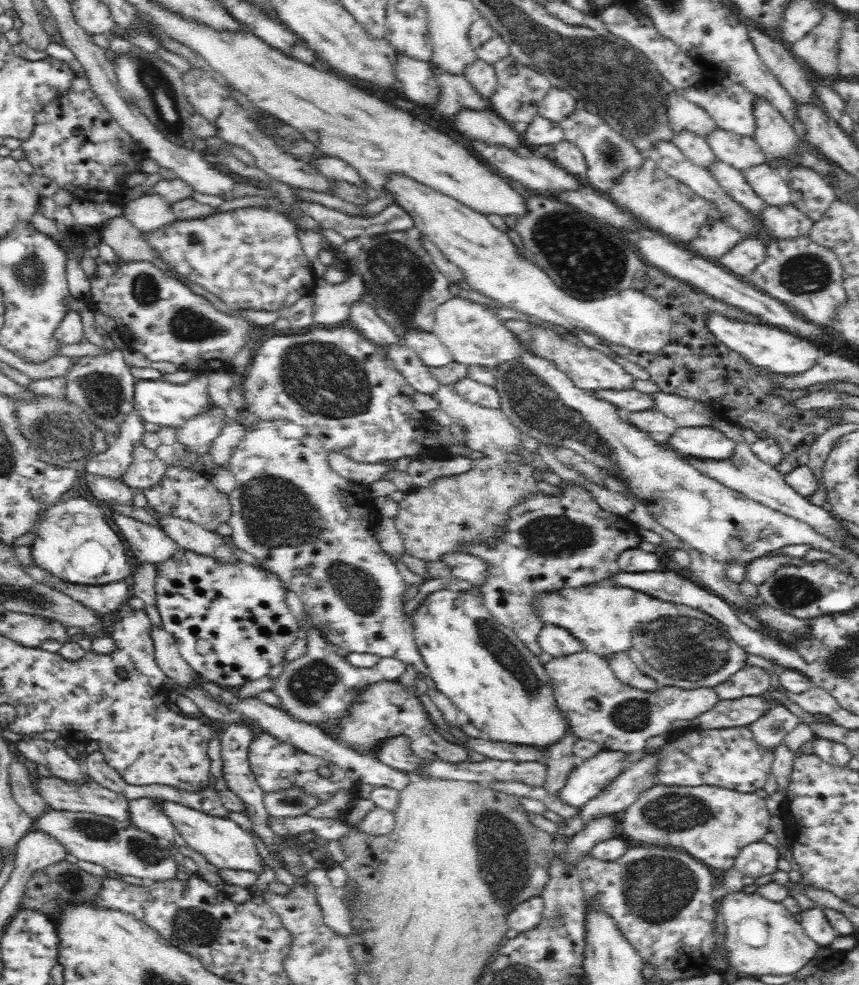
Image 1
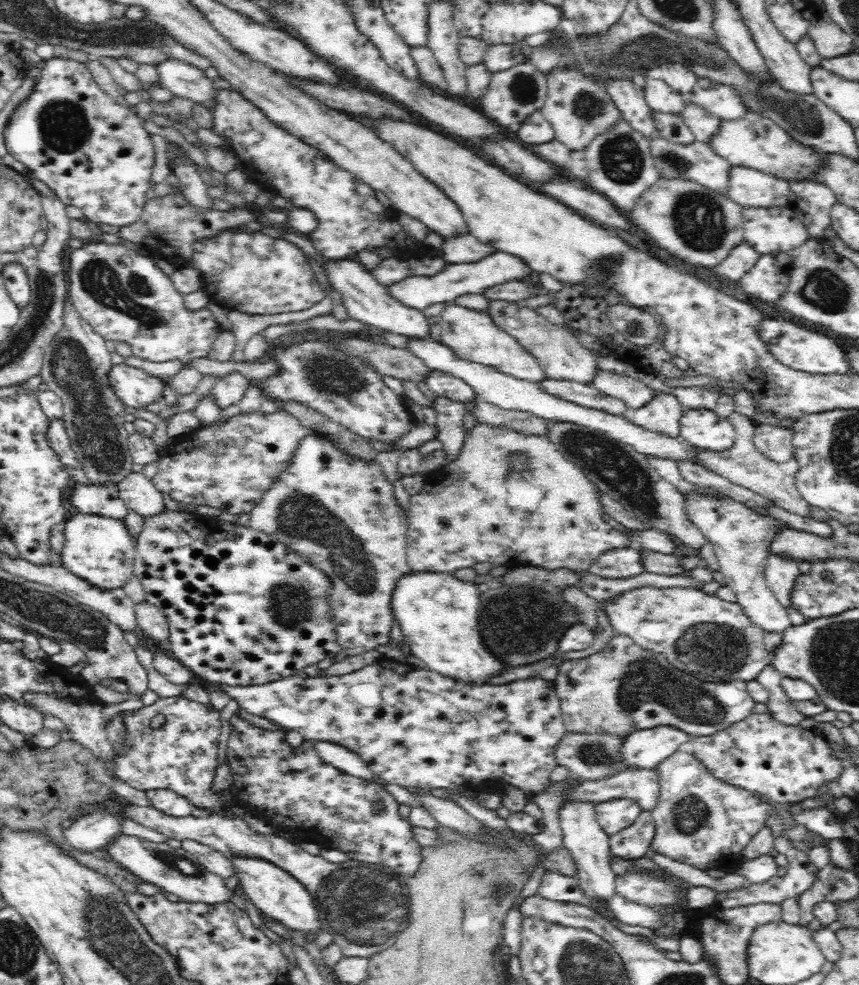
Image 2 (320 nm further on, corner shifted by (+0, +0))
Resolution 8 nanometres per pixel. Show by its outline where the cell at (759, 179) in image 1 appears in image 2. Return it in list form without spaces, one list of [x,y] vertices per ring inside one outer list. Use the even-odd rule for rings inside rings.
[[[731,166],[728,197],[743,207],[772,208],[788,205],[790,181],[754,169]]]

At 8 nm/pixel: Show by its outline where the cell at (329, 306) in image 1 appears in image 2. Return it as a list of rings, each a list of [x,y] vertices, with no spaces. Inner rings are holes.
[[[497,251],[490,256],[486,256],[480,262],[466,264],[447,265],[434,276],[410,276],[393,282],[385,286],[386,292],[398,303],[402,303],[409,308],[418,310],[438,304],[454,304],[454,301],[461,295],[481,292],[489,286],[500,284],[504,281],[520,280],[522,277],[530,275],[530,268],[522,259],[516,256]]]

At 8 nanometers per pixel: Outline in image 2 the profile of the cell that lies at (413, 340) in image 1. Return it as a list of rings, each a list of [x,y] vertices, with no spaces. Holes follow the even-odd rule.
[[[352,258],[336,260],[324,264],[325,274],[337,292],[342,296],[347,314],[351,319],[370,324],[384,333],[401,334],[410,339],[427,339],[430,336],[430,324],[425,314],[418,309],[398,303],[386,292],[385,286],[378,282],[365,267]]]

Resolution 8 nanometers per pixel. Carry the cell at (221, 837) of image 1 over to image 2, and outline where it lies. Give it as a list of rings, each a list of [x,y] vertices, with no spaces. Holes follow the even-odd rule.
[[[232,856],[229,858],[245,894],[253,904],[273,920],[292,931],[307,934],[320,928],[316,902],[306,887],[295,876],[279,868],[273,862],[254,856]]]

